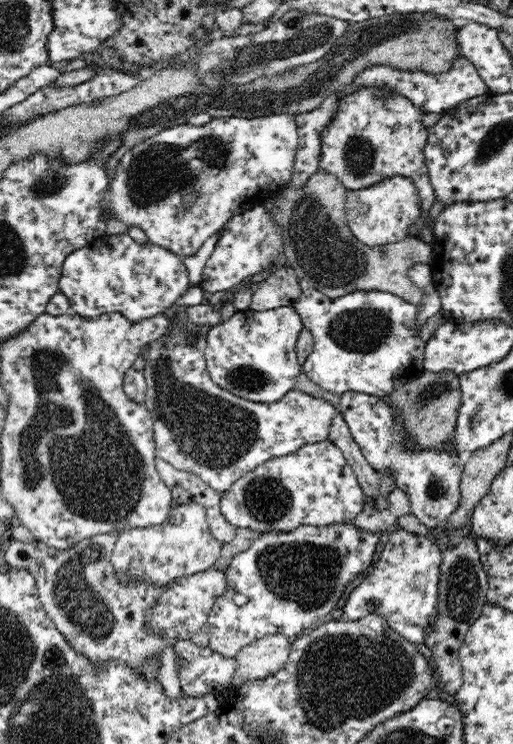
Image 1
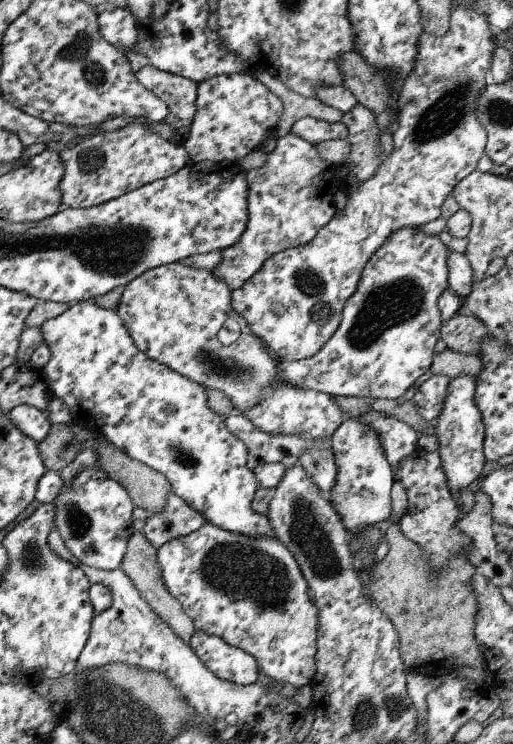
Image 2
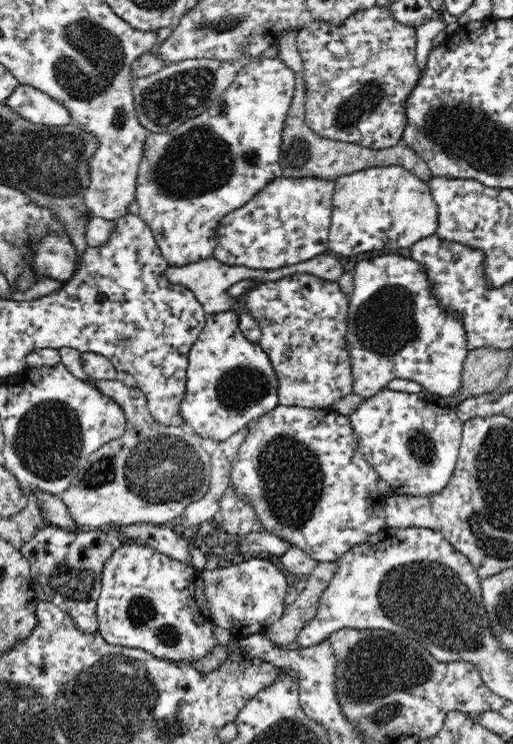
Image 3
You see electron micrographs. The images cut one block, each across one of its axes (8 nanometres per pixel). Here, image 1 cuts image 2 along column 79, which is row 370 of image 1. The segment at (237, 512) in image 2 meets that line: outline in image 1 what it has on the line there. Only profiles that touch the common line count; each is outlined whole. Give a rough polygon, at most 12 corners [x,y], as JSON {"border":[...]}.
{"border":[[305,286],[321,389],[382,398],[425,371],[418,308]]}

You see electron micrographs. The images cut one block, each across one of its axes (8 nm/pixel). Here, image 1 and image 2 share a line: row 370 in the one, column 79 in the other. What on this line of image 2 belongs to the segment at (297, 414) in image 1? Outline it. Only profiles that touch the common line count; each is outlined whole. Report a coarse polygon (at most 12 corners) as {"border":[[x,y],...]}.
{"border":[[148,118],[62,150],[62,208],[91,208],[192,164]]}

